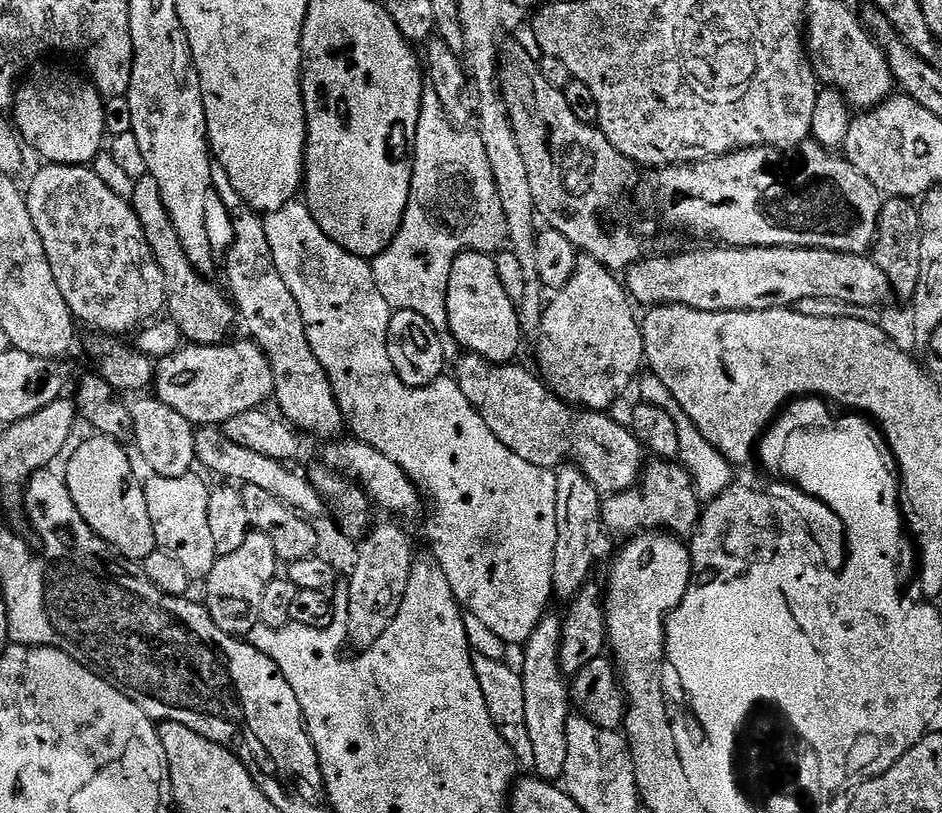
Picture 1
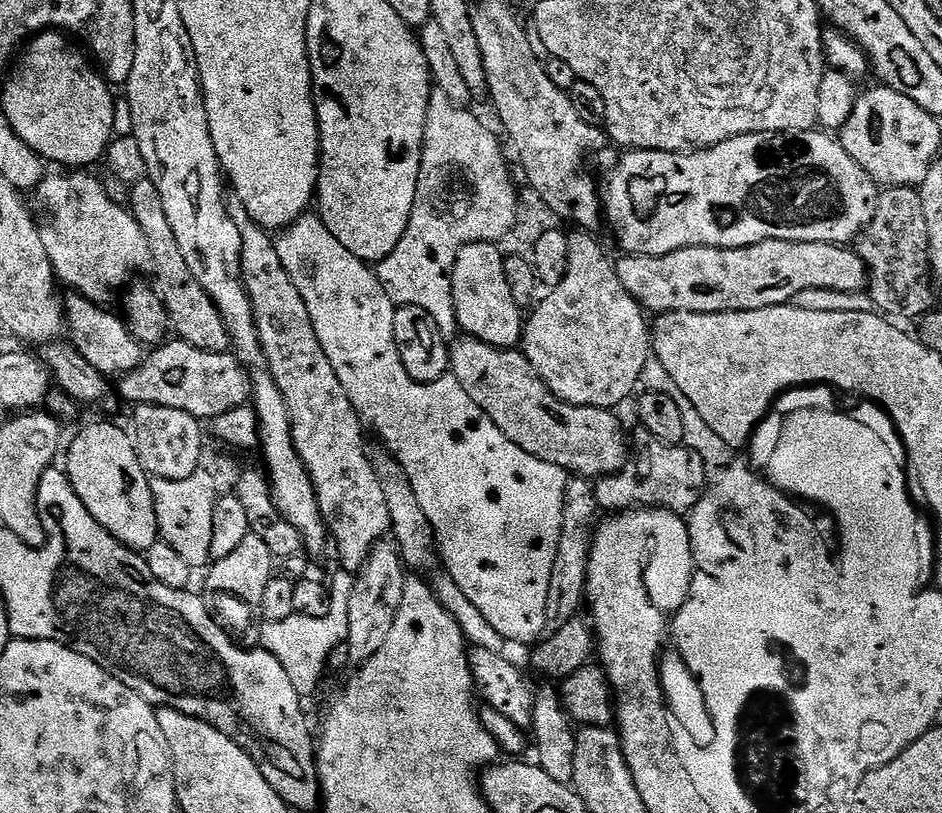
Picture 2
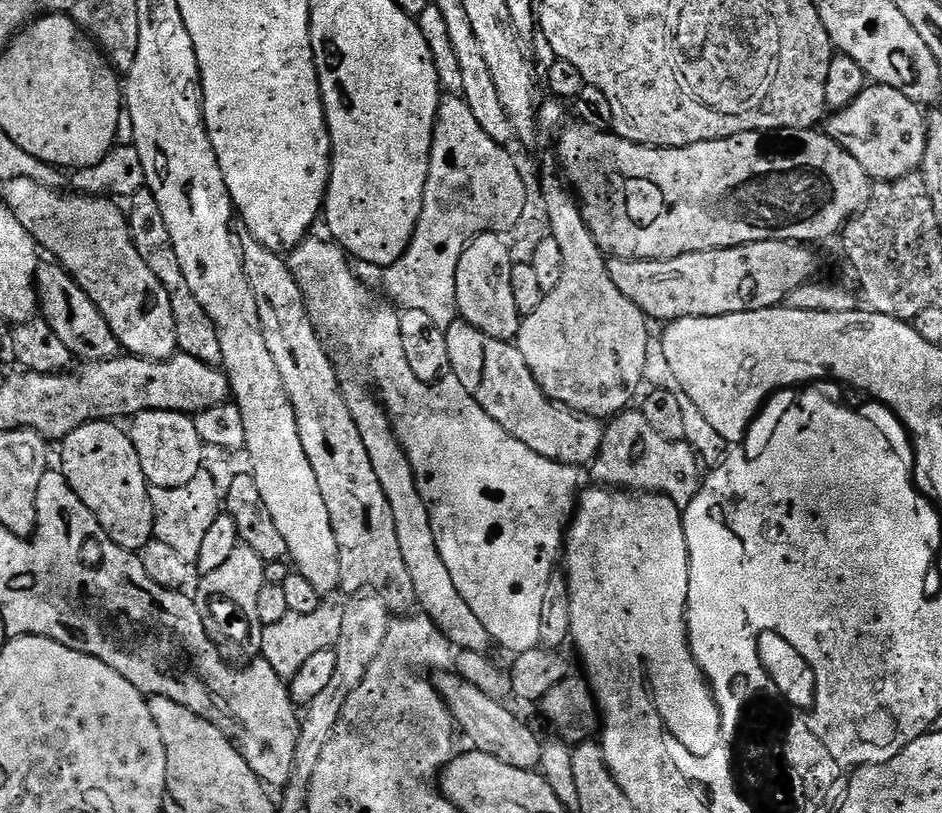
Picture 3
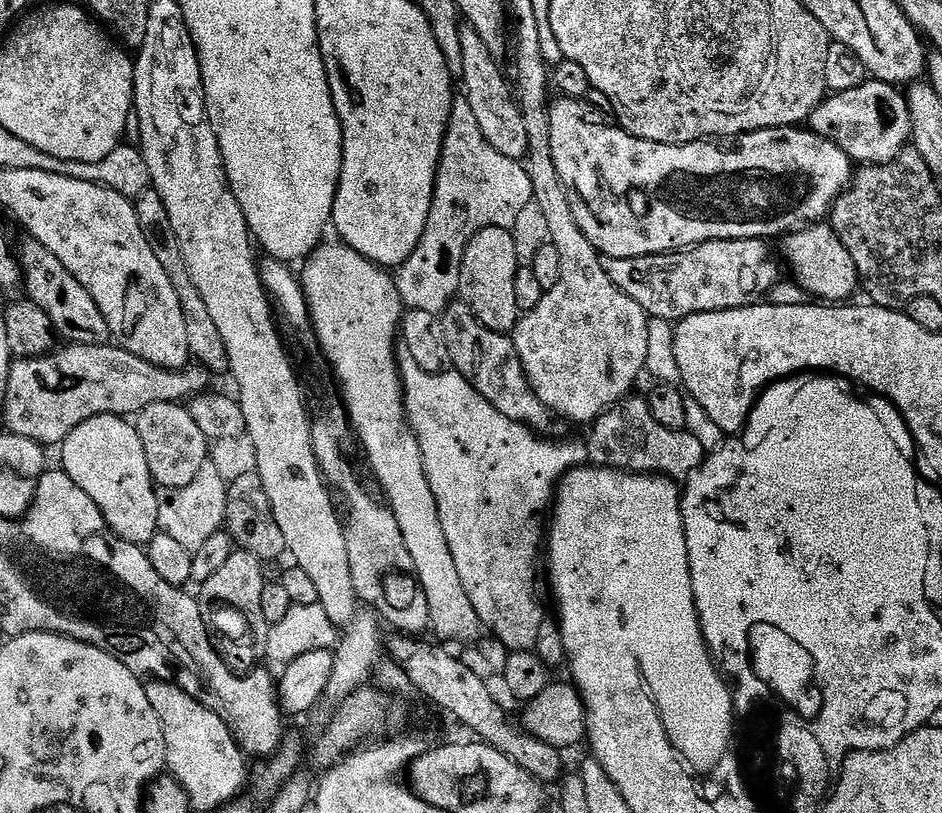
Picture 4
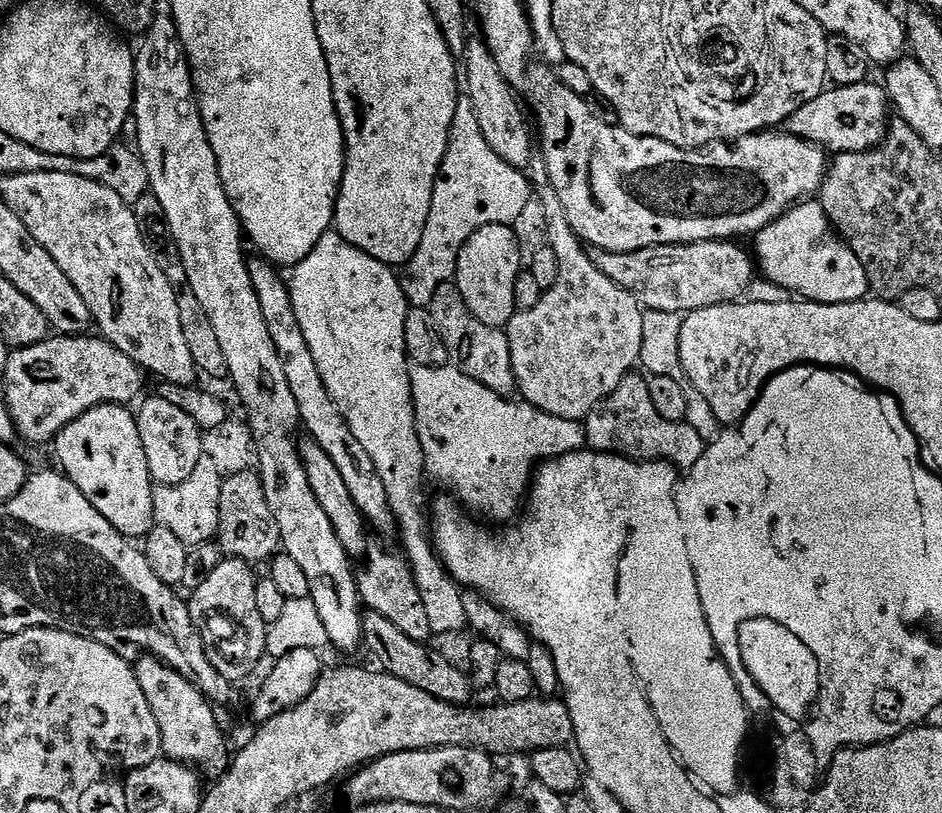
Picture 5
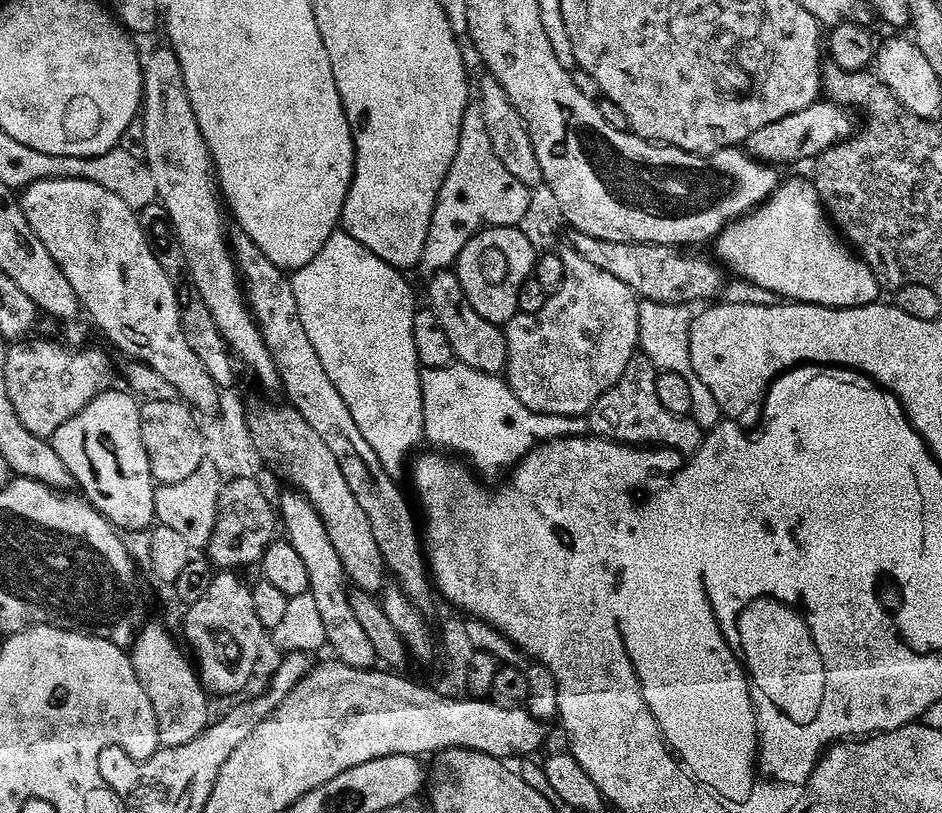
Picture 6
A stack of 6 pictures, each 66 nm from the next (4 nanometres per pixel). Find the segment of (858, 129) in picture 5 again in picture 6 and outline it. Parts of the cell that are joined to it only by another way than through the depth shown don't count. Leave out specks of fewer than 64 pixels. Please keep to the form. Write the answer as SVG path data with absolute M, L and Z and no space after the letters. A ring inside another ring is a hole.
M817 102L798 114L790 114L790 118L782 118L782 122L762 126L762 130L758 130L758 134L746 142L746 151L753 160L773 166L796 164L799 160L812 162L841 140L847 140L853 135L852 116L849 109L841 108L838 104Z

